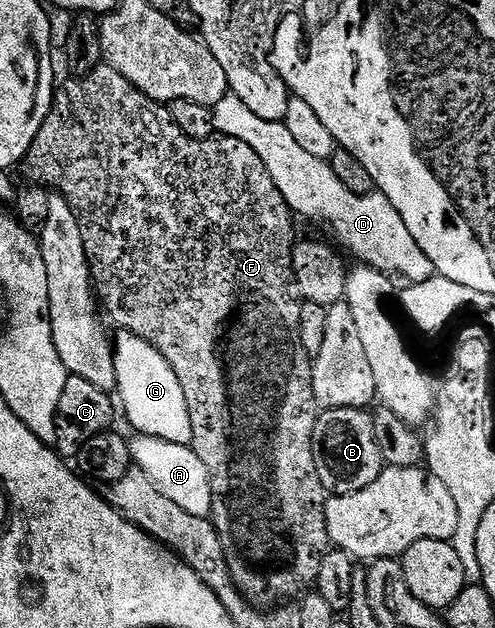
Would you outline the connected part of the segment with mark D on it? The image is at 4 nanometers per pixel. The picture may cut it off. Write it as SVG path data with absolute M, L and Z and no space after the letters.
M234 95L223 97L221 103L214 105L213 112L216 134L241 139L241 143L249 143L249 147L261 155L261 163L265 163L269 175L273 175L273 183L277 183L292 214L324 221L335 232L334 240L359 260L356 262L388 275L409 275L409 279L415 282L428 281L436 276L429 255L417 247L417 239L409 235L405 219L401 219L397 207L389 203L384 193L376 191L362 197L349 191L349 187L333 175L328 162L316 159L298 145L284 122L266 121L253 115L253 111L249 111L249 107Z

